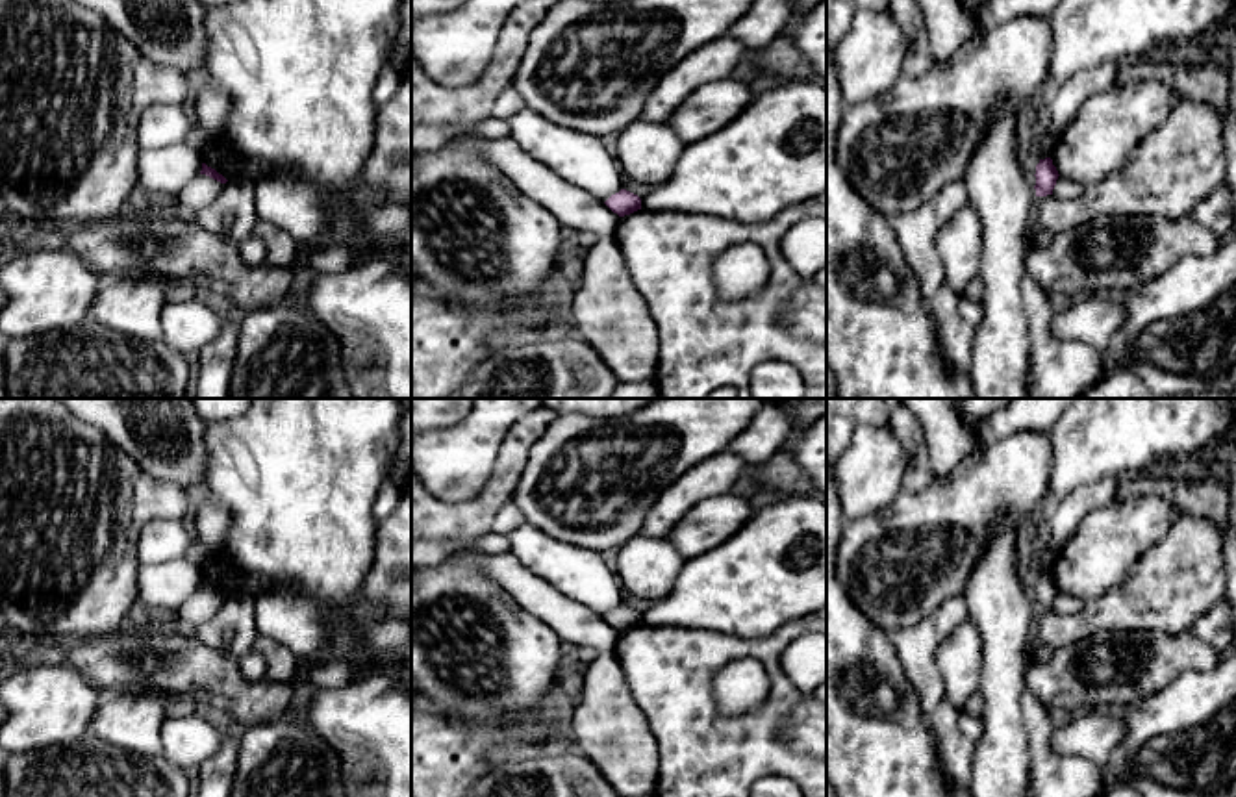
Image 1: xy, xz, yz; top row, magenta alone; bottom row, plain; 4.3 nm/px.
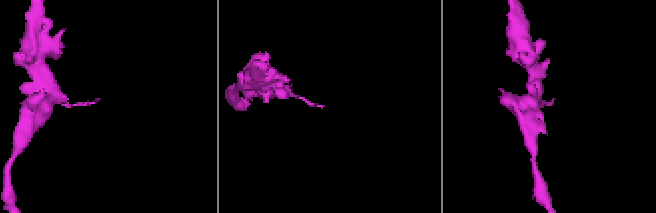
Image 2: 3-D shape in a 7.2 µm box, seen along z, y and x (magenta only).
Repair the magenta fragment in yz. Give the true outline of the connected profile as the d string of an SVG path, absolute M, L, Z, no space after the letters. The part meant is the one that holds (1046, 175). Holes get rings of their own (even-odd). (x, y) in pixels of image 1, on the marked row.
M1051 158L1040 159L1040 163L1036 165L1036 196L1047 196L1053 195L1053 189L1056 185L1058 180L1058 171L1053 165Z

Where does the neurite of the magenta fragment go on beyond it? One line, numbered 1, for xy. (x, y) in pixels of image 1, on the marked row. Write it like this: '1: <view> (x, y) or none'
1: none

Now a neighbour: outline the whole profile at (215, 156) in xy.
M219 139L204 150L202 161L222 174L228 182L248 180L256 183L258 180L269 178L271 167L252 165L245 167L237 163L219 143Z

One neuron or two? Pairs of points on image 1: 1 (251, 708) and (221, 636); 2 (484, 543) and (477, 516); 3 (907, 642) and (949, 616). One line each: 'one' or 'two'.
1: two
2: two
3: one

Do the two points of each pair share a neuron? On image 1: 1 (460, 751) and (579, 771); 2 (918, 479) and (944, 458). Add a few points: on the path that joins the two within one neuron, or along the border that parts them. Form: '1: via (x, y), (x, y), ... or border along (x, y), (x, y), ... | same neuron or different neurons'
1: border along (545, 749), (529, 759), (495, 766), (480, 777) | different neurons
2: border along (921, 425), (927, 460), (936, 479) | different neurons

